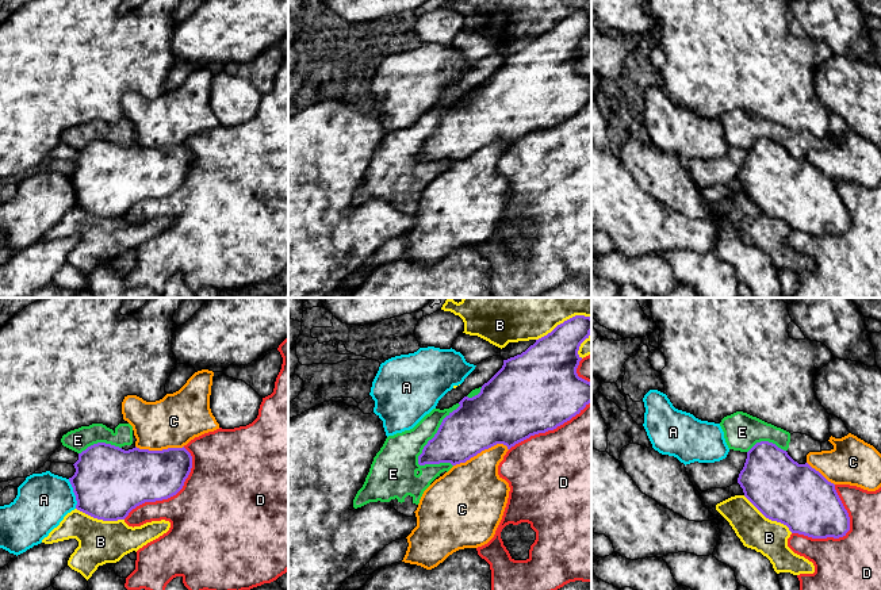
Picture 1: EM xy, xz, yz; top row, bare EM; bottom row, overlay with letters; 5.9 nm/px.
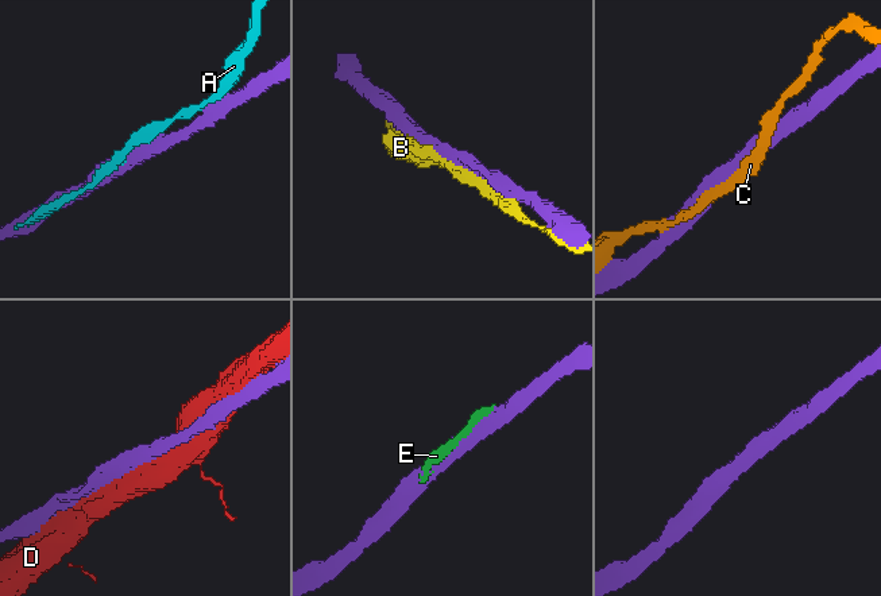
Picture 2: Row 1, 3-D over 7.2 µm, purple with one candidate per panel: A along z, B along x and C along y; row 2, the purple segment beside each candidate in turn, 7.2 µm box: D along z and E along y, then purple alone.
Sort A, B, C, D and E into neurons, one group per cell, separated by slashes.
A / B / C / D / E

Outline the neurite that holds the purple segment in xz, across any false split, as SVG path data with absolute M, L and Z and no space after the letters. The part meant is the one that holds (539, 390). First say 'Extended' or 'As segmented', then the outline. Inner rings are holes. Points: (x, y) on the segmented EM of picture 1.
As segmented. M575 315L558 325L551 333L536 340L525 352L503 360L502 368L482 386L480 392L472 398L464 396L459 407L441 422L437 433L424 447L418 464L466 463L484 449L503 444L510 449L530 436L554 430L579 414L591 402L591 383L579 378L577 368L582 357L578 355L581 344L591 333L591 318Z

